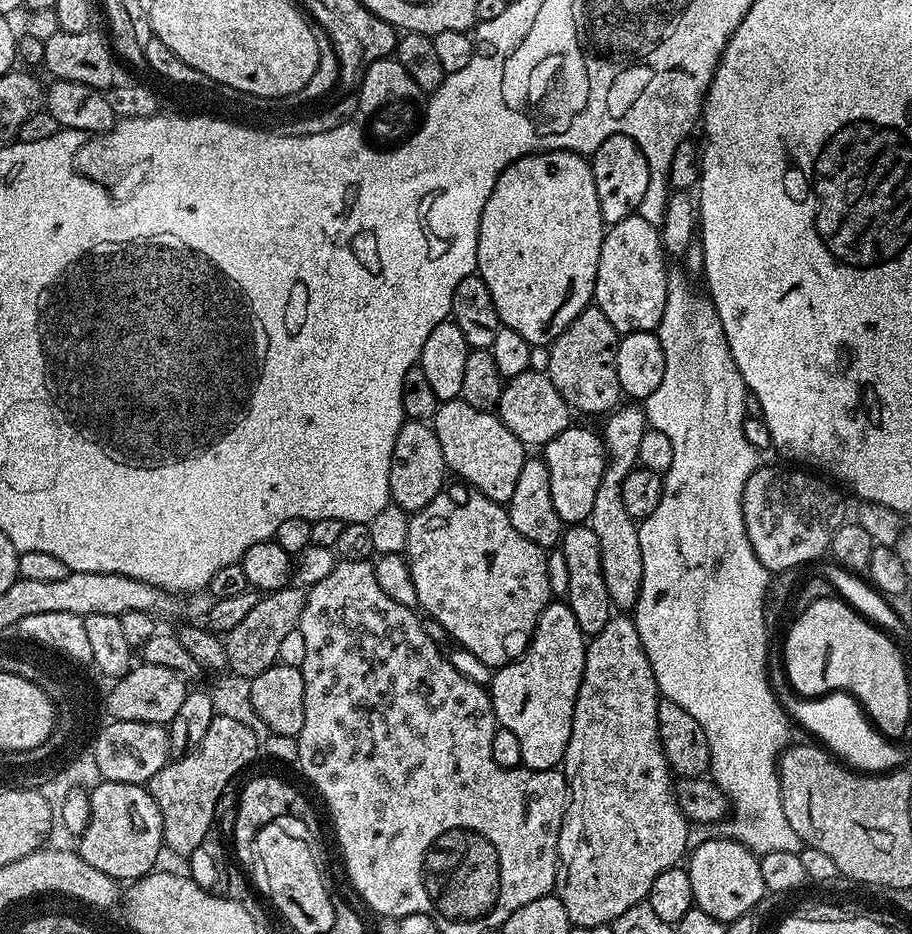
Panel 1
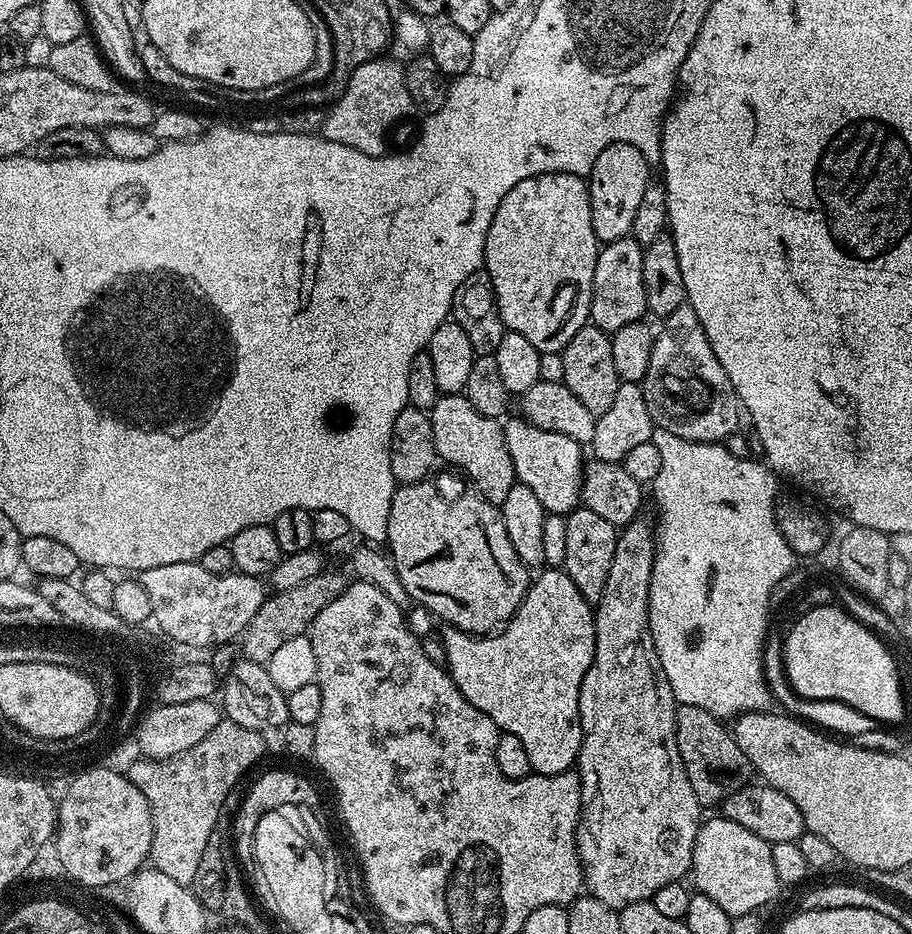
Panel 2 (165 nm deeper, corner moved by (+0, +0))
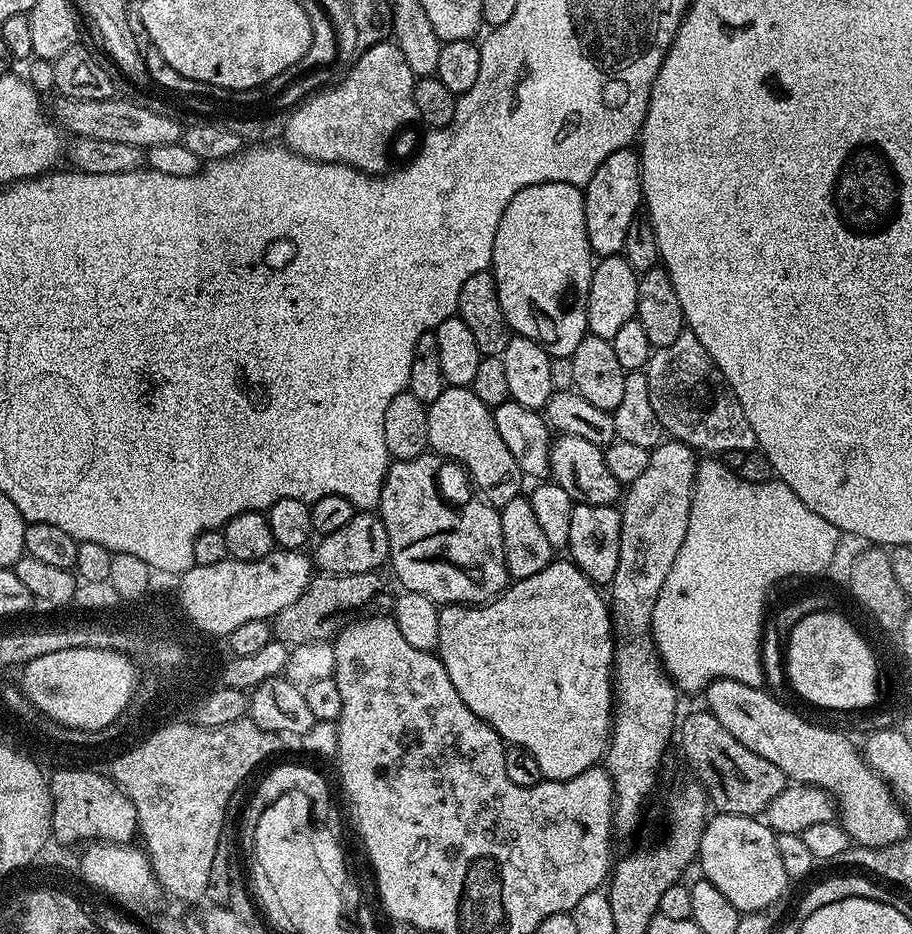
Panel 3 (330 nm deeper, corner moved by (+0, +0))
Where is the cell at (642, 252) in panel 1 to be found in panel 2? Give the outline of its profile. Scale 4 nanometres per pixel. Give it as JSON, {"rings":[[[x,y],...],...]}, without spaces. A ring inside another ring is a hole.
{"rings":[[[631,238],[615,240],[599,249],[594,270],[592,305],[588,311],[591,323],[609,334],[630,326],[648,312],[646,290],[642,282],[642,258],[644,248]]]}

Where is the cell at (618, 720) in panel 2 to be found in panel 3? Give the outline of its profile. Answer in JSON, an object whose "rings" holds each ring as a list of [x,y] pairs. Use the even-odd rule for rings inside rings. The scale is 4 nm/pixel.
{"rings":[[[665,439],[657,448],[651,449],[652,457],[646,466],[645,472],[639,477],[634,478],[634,482],[623,493],[622,507],[620,508],[620,549],[618,550],[618,570],[614,574],[610,591],[612,591],[612,600],[610,596],[610,615],[612,618],[612,627],[614,636],[618,643],[614,648],[614,659],[612,661],[612,674],[614,677],[614,711],[612,713],[612,735],[608,751],[606,753],[606,767],[608,773],[612,776],[612,782],[616,786],[616,802],[612,810],[612,827],[624,832],[632,832],[640,824],[640,811],[644,808],[644,803],[648,800],[648,795],[656,788],[656,771],[660,768],[660,763],[664,760],[664,751],[668,748],[668,743],[673,743],[674,733],[678,728],[678,716],[676,720],[676,696],[678,689],[672,682],[667,672],[664,671],[664,665],[660,663],[660,657],[656,651],[656,645],[652,643],[652,615],[654,614],[654,602],[658,602],[658,590],[662,590],[662,582],[666,582],[666,574],[670,574],[674,558],[678,558],[678,550],[682,550],[682,542],[686,538],[686,530],[690,522],[690,506],[692,505],[692,495],[696,489],[696,470],[698,467],[698,456],[690,445],[675,439]]]}

